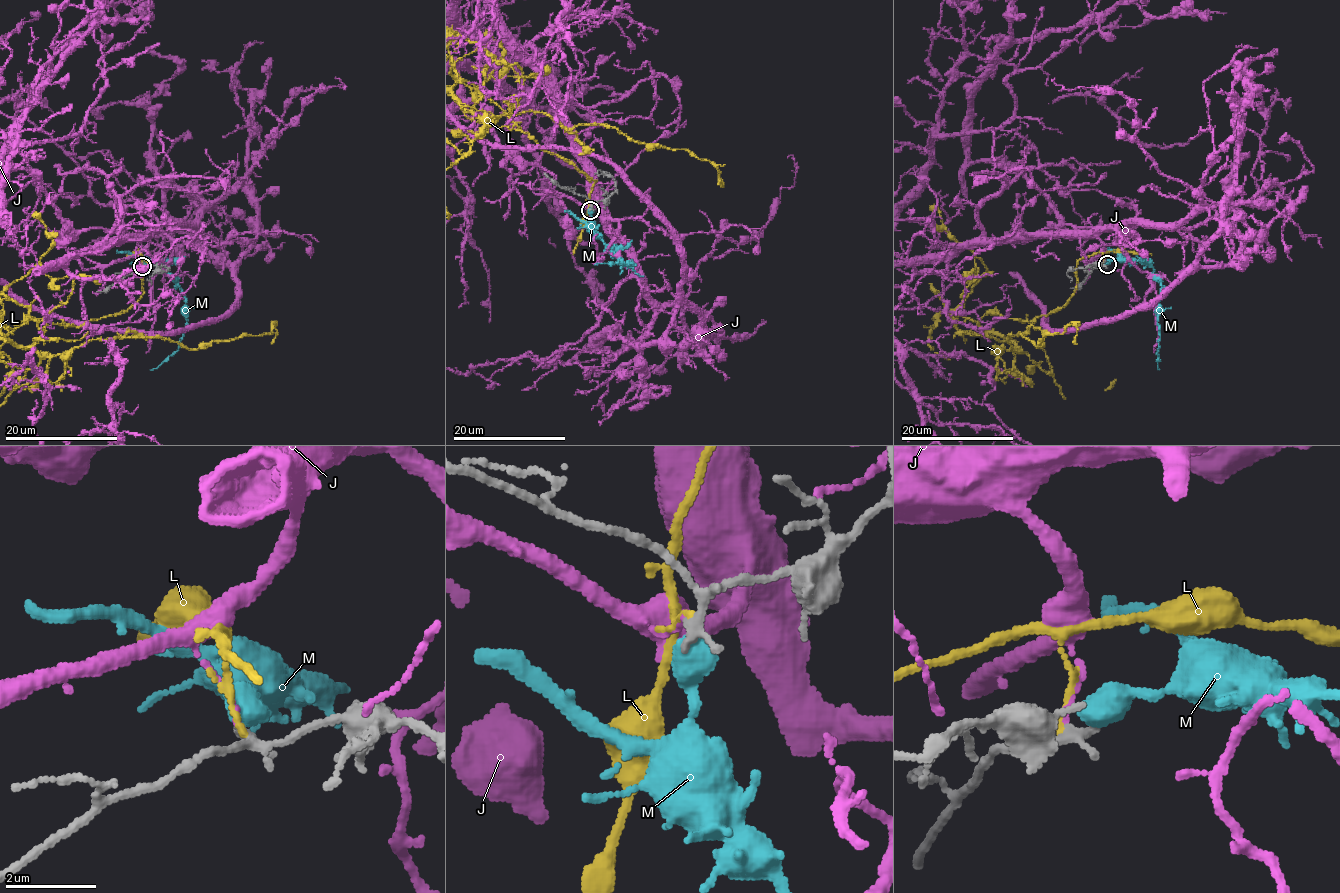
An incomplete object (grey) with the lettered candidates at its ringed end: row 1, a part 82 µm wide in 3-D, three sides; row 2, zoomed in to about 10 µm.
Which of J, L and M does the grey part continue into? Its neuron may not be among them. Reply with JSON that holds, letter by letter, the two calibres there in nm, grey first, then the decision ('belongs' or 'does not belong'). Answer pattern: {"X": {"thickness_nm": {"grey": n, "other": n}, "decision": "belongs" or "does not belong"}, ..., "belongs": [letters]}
{"J": {"thickness_nm": {"grey": 170, "other": 80}, "decision": "does not belong"}, "L": {"thickness_nm": {"grey": 240, "other": 110}, "decision": "does not belong"}, "M": {"thickness_nm": {"grey": 260, "other": 600}, "decision": "does not belong"}, "belongs": []}

